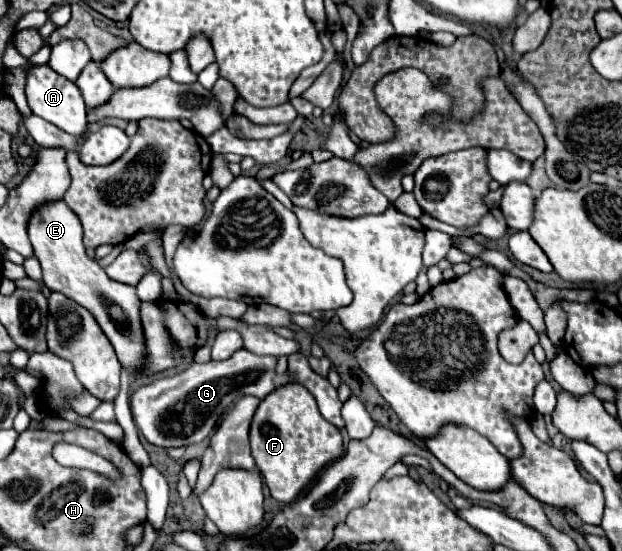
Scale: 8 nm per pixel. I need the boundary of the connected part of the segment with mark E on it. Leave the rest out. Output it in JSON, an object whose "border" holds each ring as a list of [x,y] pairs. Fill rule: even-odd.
{"border":[[[60,200],[46,204],[34,212],[28,228],[30,242],[34,246],[34,256],[42,266],[42,280],[52,292],[62,292],[66,298],[74,300],[82,308],[86,308],[110,344],[116,350],[116,356],[128,376],[138,380],[144,372],[146,364],[146,338],[140,322],[140,298],[136,294],[136,286],[128,286],[122,282],[114,282],[106,276],[106,272],[96,264],[96,260],[86,256],[82,244],[82,226],[76,214]]]}

